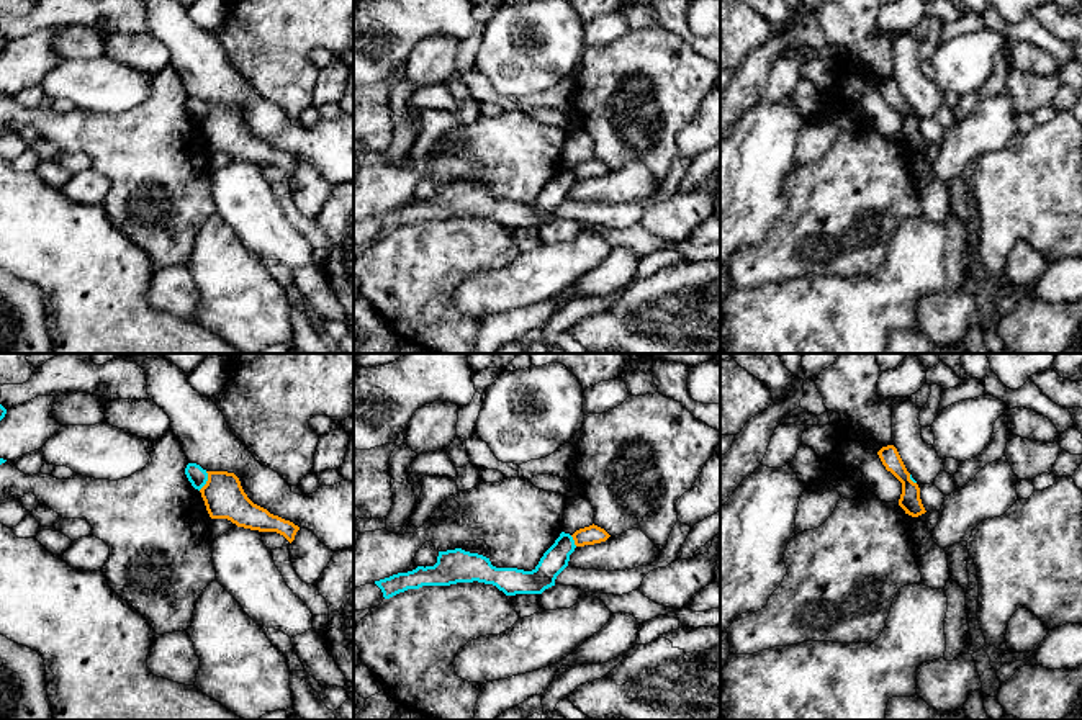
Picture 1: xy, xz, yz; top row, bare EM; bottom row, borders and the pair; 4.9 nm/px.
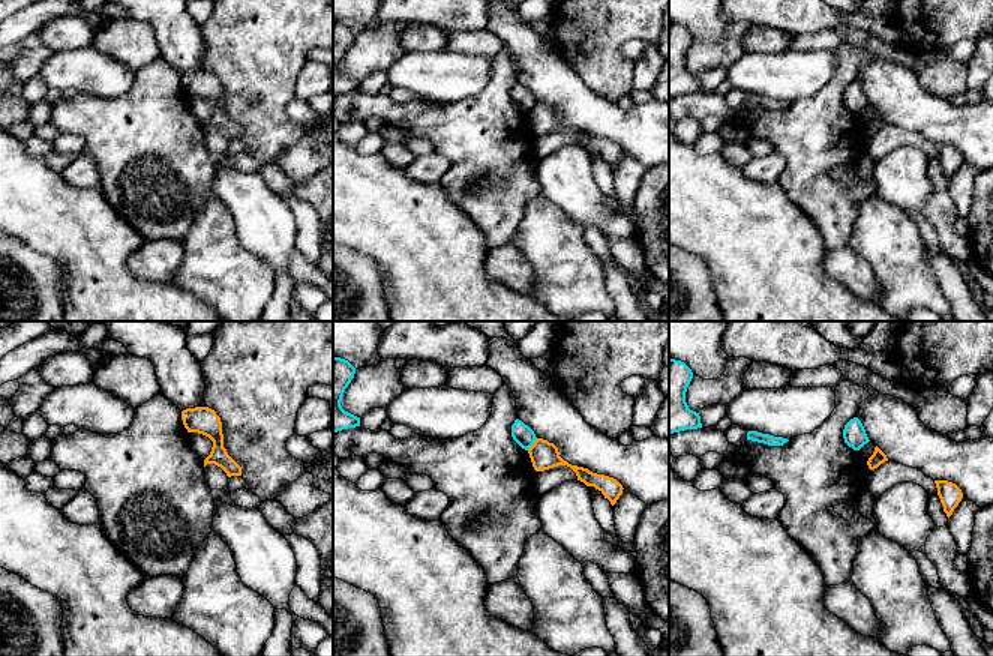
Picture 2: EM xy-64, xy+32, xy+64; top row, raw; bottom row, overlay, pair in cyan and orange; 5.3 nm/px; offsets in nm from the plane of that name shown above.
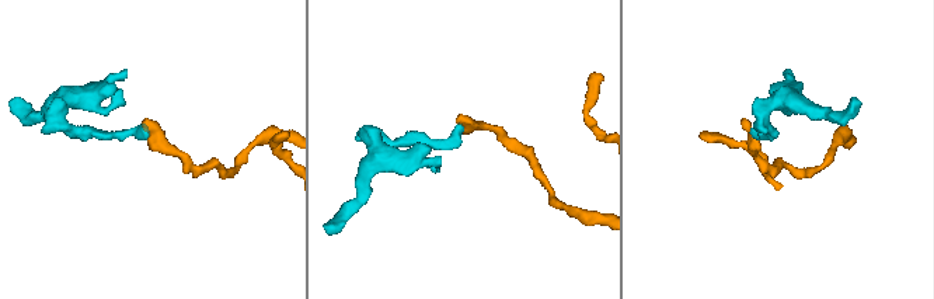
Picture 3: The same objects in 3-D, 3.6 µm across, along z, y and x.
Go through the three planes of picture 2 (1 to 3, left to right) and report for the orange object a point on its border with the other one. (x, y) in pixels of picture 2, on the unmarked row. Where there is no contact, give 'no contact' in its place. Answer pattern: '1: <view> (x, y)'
1: no contact
2: xy+32 (531, 108)
3: no contact

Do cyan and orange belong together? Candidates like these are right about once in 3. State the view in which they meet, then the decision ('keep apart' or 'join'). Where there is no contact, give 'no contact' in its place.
contact in xy; keep apart

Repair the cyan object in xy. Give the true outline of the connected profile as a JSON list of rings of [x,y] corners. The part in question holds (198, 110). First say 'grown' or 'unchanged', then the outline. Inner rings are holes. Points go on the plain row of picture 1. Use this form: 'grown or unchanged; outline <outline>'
unchanged; outline [[[188,97],[185,108],[195,123],[201,123],[208,115],[208,106],[196,97]]]

